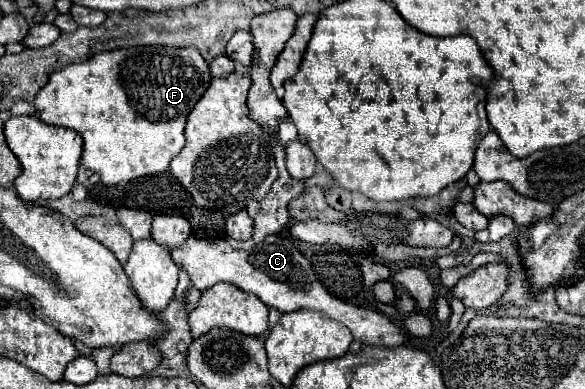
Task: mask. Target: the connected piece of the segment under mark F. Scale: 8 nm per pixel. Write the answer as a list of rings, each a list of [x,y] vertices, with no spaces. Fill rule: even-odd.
[[[136,46],[94,54],[90,60],[70,64],[50,76],[48,84],[36,96],[36,114],[46,124],[76,130],[84,138],[84,158],[80,164],[100,174],[102,184],[116,186],[140,176],[160,174],[170,160],[184,148],[184,124],[190,110],[202,98],[210,84],[210,70],[202,54],[192,48],[168,46]]]

